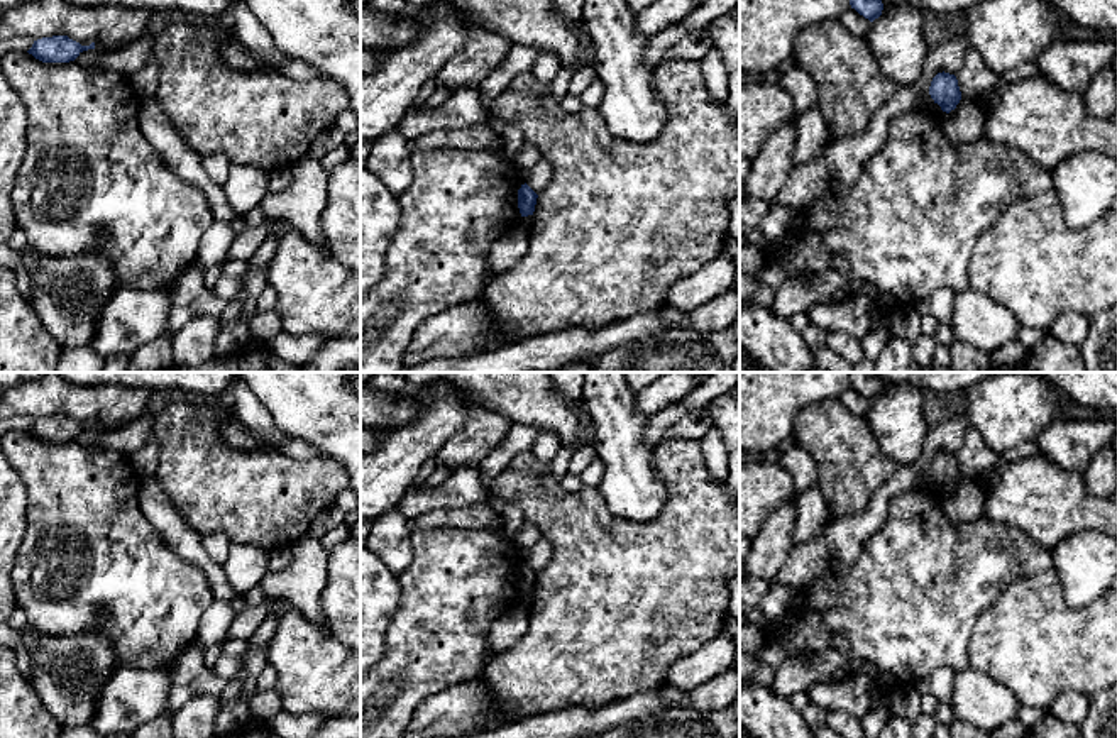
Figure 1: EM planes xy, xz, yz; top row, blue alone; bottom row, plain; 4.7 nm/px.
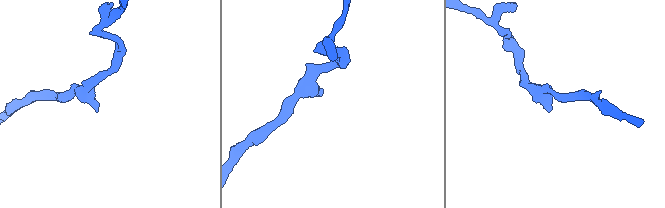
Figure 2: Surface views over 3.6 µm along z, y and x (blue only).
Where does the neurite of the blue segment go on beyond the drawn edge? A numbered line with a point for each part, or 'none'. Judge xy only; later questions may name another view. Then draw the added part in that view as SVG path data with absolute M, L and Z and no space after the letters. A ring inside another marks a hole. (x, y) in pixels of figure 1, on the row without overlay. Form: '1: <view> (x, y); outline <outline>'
none

